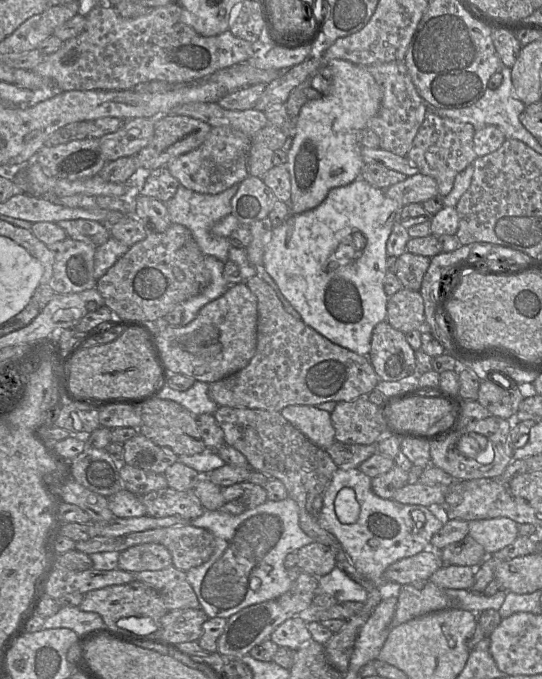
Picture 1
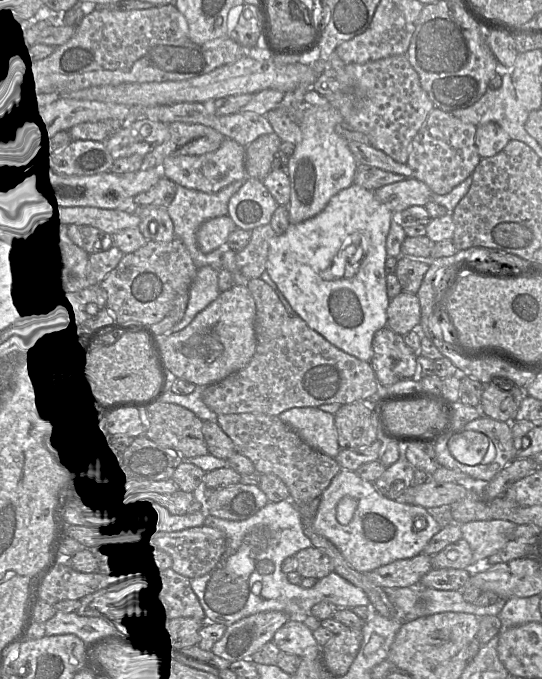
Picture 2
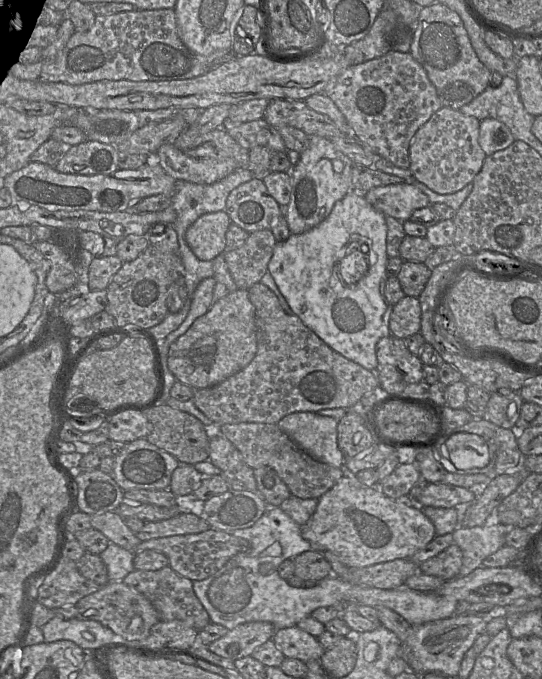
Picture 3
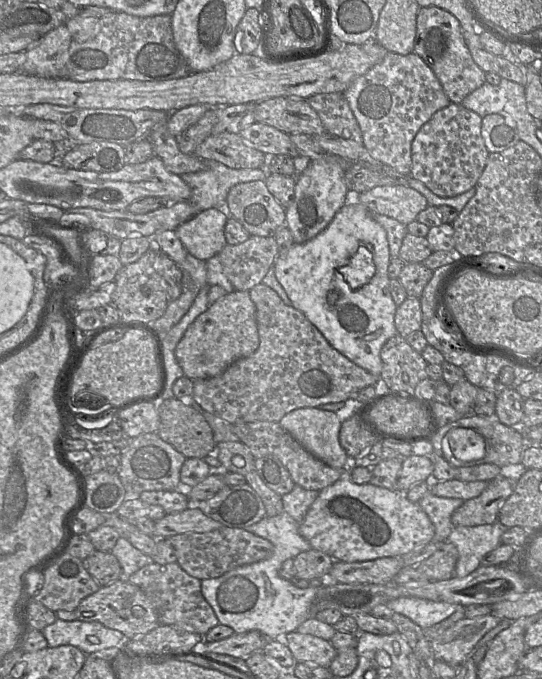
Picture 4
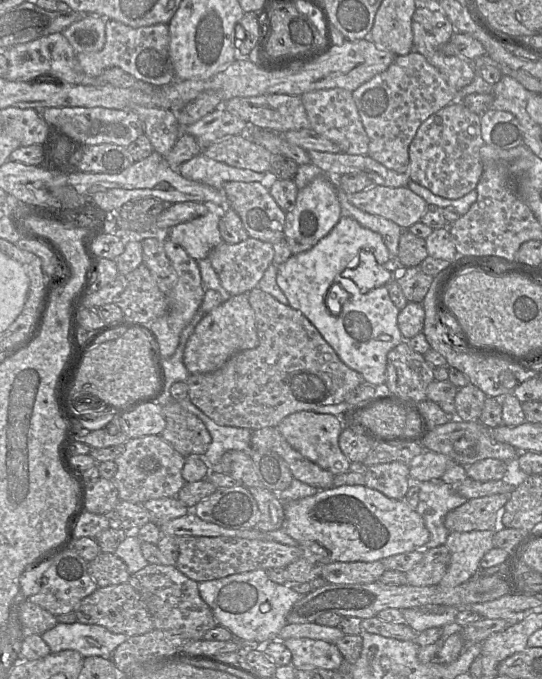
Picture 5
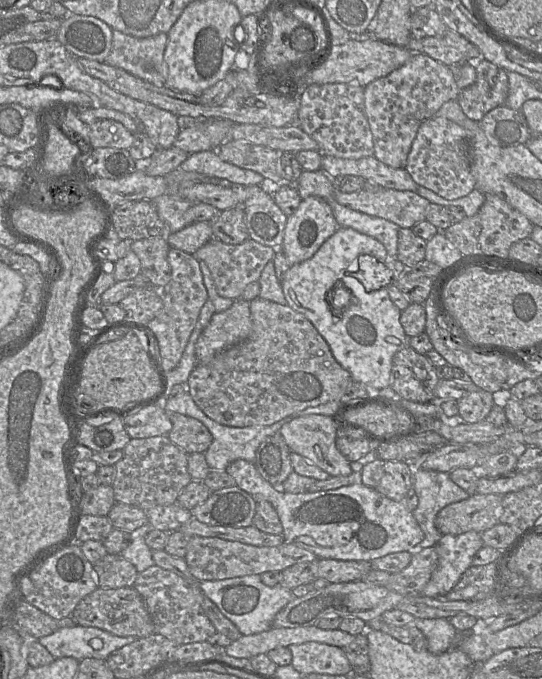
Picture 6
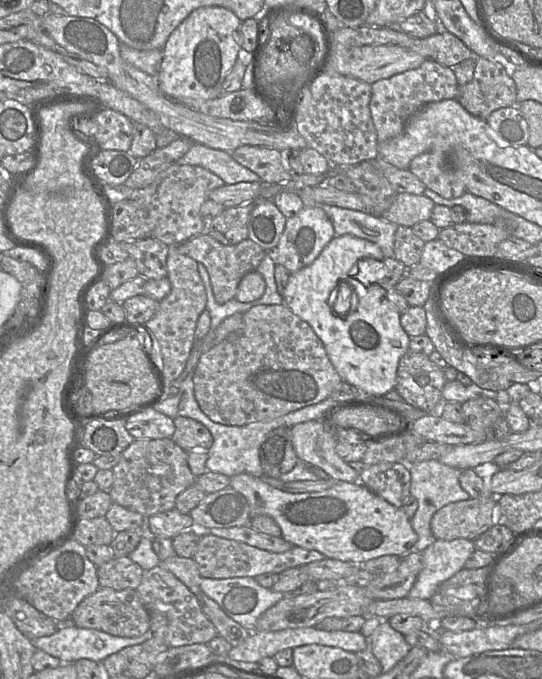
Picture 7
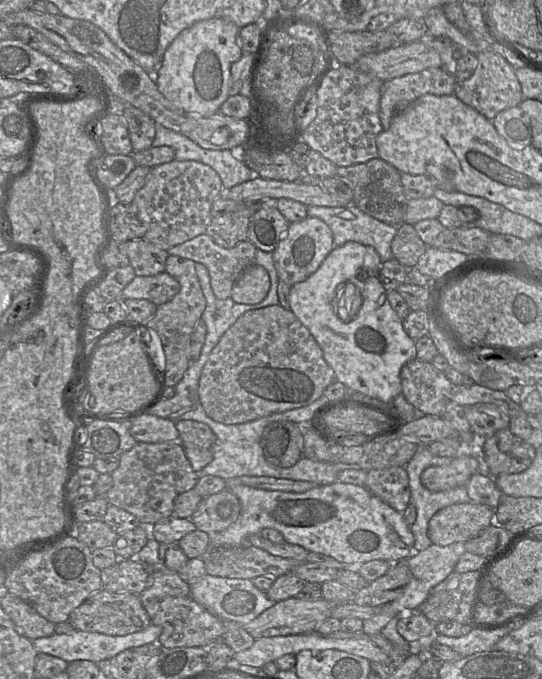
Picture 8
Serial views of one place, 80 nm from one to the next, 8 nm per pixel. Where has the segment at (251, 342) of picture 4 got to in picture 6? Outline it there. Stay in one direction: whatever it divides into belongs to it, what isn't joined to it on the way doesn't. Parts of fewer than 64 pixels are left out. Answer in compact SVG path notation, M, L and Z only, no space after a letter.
M237 299L229 309L214 313L201 332L195 345L197 361L212 360L217 353L246 340L251 330L250 301Z

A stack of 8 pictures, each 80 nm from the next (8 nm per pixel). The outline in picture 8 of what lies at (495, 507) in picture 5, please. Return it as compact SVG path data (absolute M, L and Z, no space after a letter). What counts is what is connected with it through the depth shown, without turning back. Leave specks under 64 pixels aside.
M473 502L454 504L436 512L428 523L432 544L448 546L466 543L495 522L495 510Z

